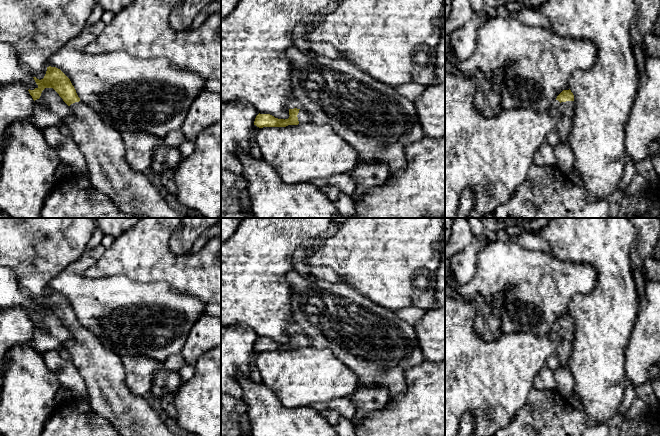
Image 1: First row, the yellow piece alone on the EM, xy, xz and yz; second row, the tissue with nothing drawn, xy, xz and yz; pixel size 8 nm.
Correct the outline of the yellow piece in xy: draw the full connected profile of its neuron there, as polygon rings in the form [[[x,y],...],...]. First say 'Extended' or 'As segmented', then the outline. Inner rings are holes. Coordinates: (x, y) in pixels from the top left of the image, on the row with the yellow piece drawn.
Extended. [[[47,67],[43,79],[33,77],[37,88],[28,90],[33,100],[40,98],[45,88],[53,88],[70,107],[70,117],[63,121],[72,133],[72,139],[83,153],[94,188],[105,193],[117,208],[136,218],[183,218],[172,209],[159,190],[144,173],[134,172],[125,159],[125,145],[121,133],[104,123],[100,116],[78,97],[70,79],[58,68]]]

